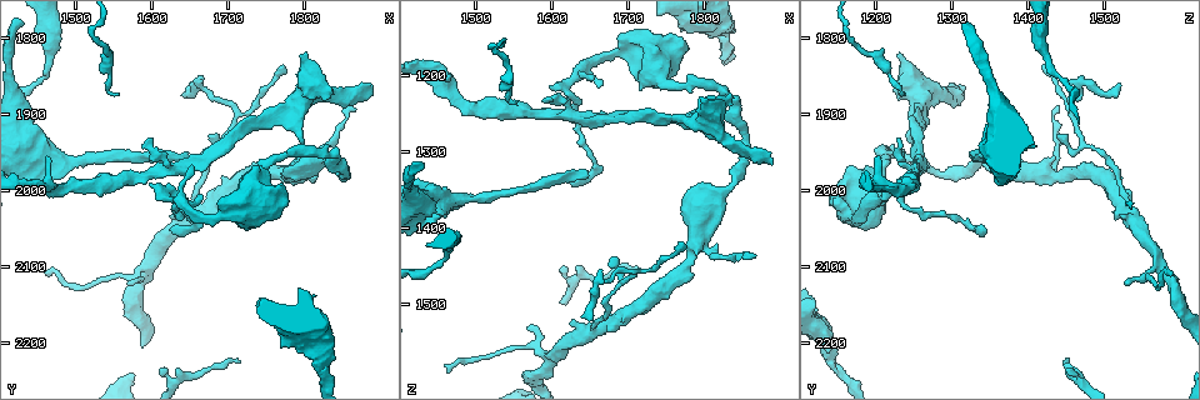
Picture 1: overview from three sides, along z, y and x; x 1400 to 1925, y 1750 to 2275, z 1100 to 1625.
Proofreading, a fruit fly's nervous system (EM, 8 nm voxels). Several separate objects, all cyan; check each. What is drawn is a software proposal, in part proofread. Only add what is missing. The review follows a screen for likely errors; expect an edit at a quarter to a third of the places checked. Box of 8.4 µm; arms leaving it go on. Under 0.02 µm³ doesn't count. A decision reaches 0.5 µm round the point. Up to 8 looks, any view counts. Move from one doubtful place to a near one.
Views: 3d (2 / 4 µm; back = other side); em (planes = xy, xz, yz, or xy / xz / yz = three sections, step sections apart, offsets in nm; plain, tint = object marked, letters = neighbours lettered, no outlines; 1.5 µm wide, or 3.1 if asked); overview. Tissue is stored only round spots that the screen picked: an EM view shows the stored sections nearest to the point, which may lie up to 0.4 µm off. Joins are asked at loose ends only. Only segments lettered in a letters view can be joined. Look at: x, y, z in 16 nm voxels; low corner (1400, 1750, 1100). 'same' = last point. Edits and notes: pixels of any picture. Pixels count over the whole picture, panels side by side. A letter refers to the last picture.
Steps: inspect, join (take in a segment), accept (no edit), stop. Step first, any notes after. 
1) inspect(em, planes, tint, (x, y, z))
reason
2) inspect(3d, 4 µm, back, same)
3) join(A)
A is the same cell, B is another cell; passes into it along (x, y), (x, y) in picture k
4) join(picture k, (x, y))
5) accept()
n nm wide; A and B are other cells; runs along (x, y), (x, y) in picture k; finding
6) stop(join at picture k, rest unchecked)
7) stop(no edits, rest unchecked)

inspect(3d, 4 µm, back, (1645, 1950, 1335))
end of a long branch

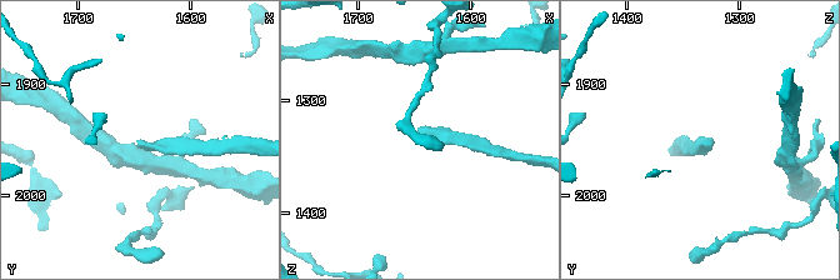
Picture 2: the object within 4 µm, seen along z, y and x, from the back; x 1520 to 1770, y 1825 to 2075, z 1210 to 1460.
inspect(em, planes, letters, (1642, 1952, 1332))

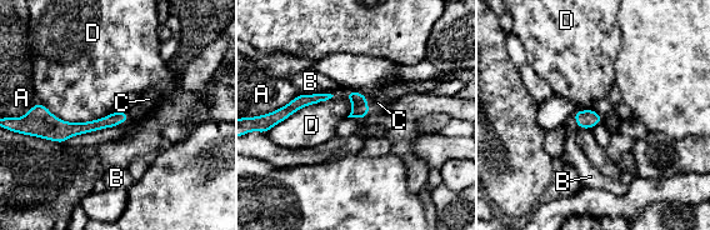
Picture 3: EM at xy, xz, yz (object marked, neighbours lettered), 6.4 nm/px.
join(C)
C is the same cell, A, B and D are other cells; passes into it along (360, 109), (368, 105), (378, 103) in picture 3; the cell continues

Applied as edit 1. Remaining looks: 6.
inspect(3d, 2 µm, back, (1660, 2005, 1215))
tapers out

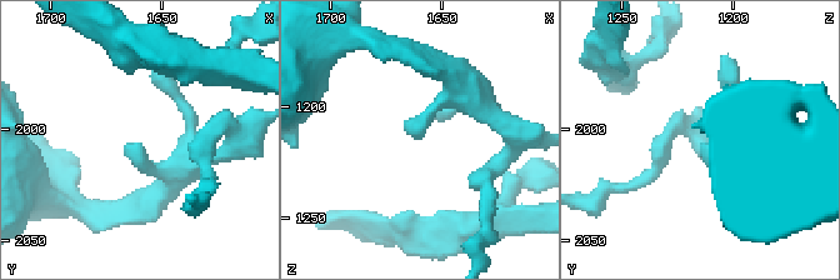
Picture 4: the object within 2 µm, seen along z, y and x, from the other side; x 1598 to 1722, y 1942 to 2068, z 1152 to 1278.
inspect(em, xz, step 4, letters, (1660, 2007, 1213))

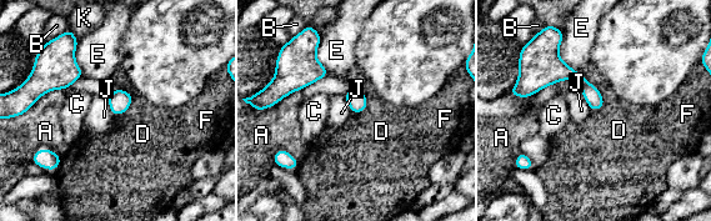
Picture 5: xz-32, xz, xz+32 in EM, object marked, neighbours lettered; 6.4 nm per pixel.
accept()
A, B, C, D, E, F, J and K are other cells; runs along (527, 91), (572, 74), (600, 104) in picture 5; no lettered segment goes on from it

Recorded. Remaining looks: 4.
stop(join at picture 3, rest unchecked)

